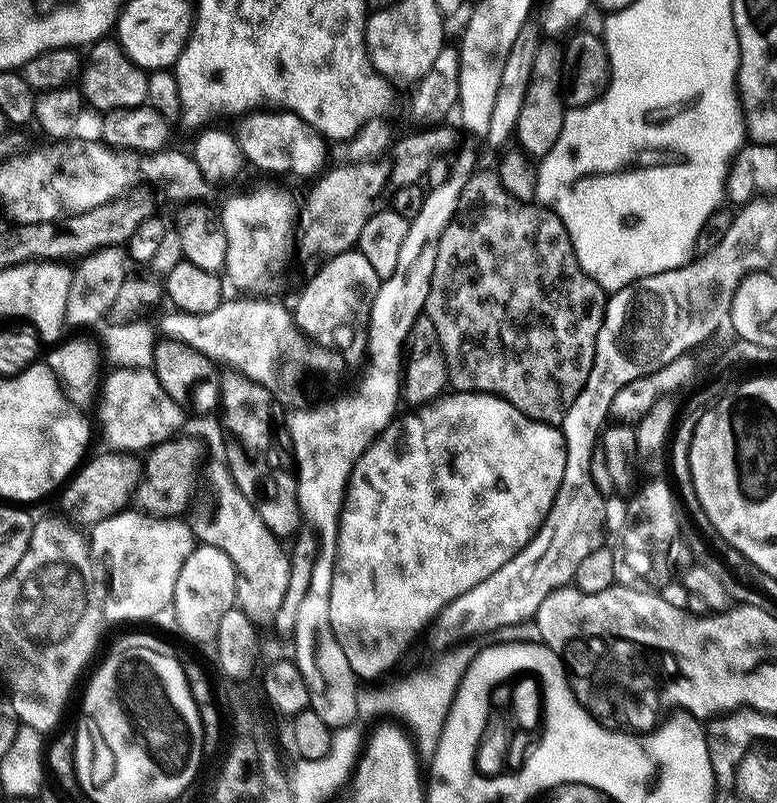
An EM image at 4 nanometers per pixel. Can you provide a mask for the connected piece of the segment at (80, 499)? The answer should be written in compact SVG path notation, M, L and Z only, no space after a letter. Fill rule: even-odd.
M103 451L92 458L90 456L61 489L60 508L73 525L88 528L123 511L135 493L142 471L137 457L131 453Z

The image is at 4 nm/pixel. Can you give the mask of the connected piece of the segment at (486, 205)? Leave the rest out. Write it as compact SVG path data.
M477 170L470 178L470 182L466 182L466 190L462 190L458 210L438 242L434 278L430 278L430 294L426 294L426 306L423 311L423 315L428 316L430 322L434 322L434 330L438 330L438 342L442 342L448 367L449 385L457 392L486 392L489 396L500 396L522 414L529 416L531 420L559 426L566 418L566 410L570 410L570 402L578 398L582 386L586 386L586 378L590 378L590 366L594 366L598 330L602 326L604 307L607 304L608 296L604 288L598 286L598 282L594 282L594 278L582 270L574 254L570 234L566 234L566 226L562 226L558 214L550 211L543 203L525 202L514 198L514 194L504 189L495 171Z

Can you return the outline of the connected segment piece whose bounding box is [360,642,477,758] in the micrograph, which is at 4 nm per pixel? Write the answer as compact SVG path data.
M468 642L459 645L437 672L416 672L413 676L408 676L405 680L390 685L389 688L372 686L369 687L372 688L369 692L361 691L361 713L366 717L367 715L380 716L385 712L388 715L385 717L406 720L409 724L407 727L414 735L419 755L424 758L431 757L438 746L438 738L442 738L442 726L446 726L446 714L450 714L450 706L454 702L458 686L470 666L470 662L476 656L477 649L472 647L473 645Z

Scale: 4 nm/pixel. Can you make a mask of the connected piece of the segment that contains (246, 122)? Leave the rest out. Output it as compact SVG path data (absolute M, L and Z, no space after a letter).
M251 110L243 113L236 122L236 142L249 165L252 163L264 172L294 172L298 176L312 177L325 167L324 158L329 147L325 137L298 114L283 110Z

